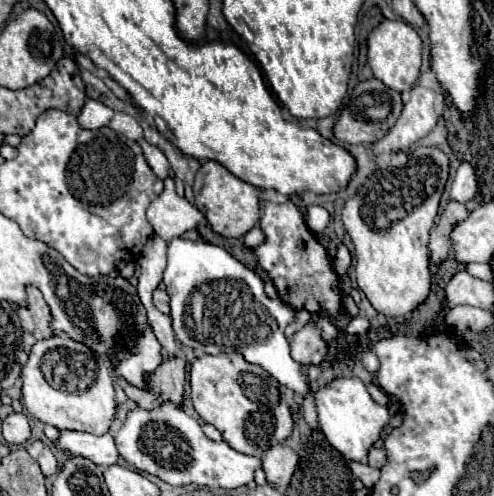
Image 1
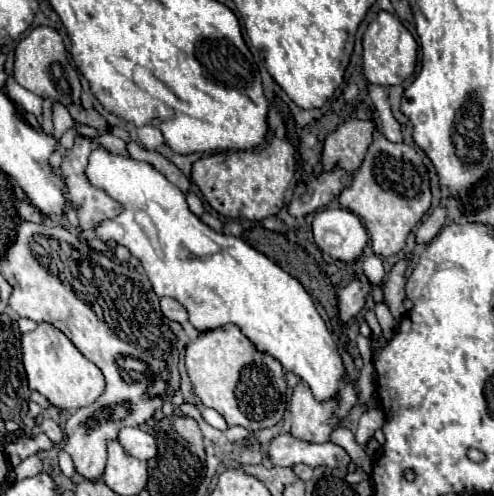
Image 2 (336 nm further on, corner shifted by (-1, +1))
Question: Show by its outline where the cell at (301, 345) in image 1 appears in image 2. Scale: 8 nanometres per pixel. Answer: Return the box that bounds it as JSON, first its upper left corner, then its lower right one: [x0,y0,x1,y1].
[338,280,370,326]

